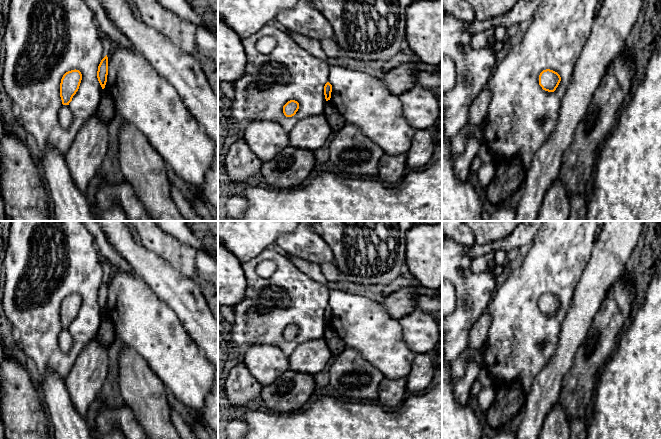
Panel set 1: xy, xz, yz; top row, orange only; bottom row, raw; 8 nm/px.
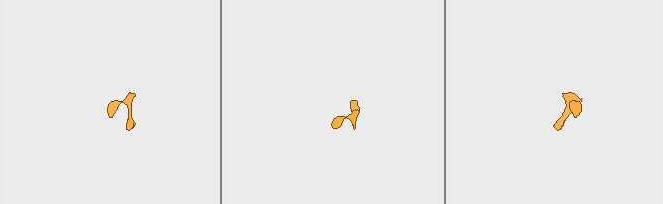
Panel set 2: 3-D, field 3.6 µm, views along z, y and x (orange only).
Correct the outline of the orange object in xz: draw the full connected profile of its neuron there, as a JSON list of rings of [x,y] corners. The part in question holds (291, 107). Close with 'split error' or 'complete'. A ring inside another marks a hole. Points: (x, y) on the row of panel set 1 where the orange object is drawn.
[[[290,100],[283,106],[283,113],[286,117],[292,117],[296,114],[298,109],[299,103],[295,100]]]; complete

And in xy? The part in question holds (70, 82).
[[[79,70],[66,72],[60,83],[60,97],[63,105],[69,105],[73,96],[79,89],[82,80],[82,74]]]; complete

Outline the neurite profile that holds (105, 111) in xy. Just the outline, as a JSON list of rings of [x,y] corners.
[[[105,88],[102,89],[101,100],[97,107],[96,114],[105,124],[108,124],[116,114],[114,100]]]

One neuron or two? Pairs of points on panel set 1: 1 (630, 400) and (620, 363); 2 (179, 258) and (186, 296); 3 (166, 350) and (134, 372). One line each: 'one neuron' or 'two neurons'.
1: one neuron
2: two neurons
3: two neurons

